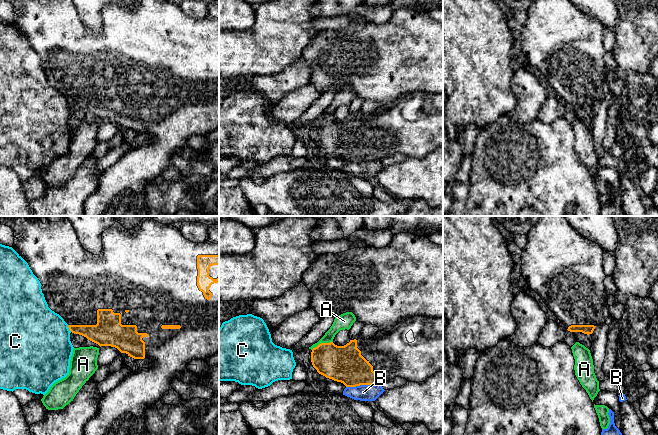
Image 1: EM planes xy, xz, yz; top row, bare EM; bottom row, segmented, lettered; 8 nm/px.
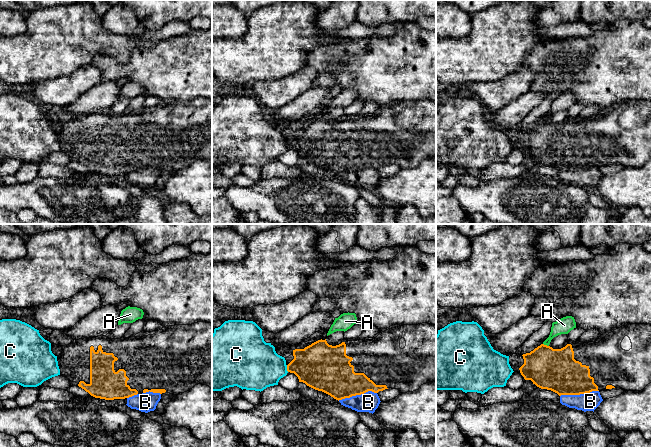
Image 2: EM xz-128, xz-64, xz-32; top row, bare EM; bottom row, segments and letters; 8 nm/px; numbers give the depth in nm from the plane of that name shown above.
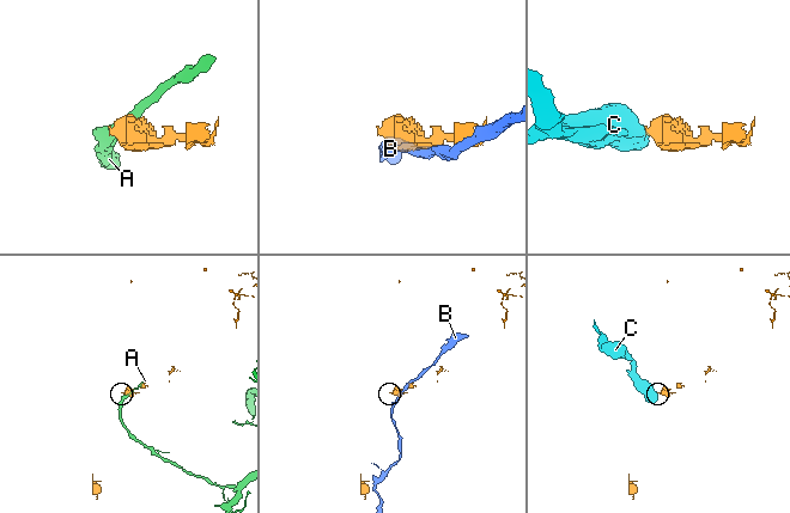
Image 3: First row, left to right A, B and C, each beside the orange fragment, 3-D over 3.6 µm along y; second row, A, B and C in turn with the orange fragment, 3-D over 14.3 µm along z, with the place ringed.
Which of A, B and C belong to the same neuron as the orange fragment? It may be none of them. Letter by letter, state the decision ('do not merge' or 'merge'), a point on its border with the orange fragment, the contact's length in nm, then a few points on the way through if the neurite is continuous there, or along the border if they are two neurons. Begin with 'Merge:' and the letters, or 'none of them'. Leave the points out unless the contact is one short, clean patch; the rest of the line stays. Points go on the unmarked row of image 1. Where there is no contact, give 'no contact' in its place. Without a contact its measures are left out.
Merge: none of them
A: do not merge; contact xz (321, 119); length 190 nm; border xz (332, 117), (319, 119), (311, 125)
B: do not merge; contact xz (361, 160); length 260 nm
C: do not merge; contact xy (68, 103); length 70 nm; border xy (67, 101), (71, 107)

